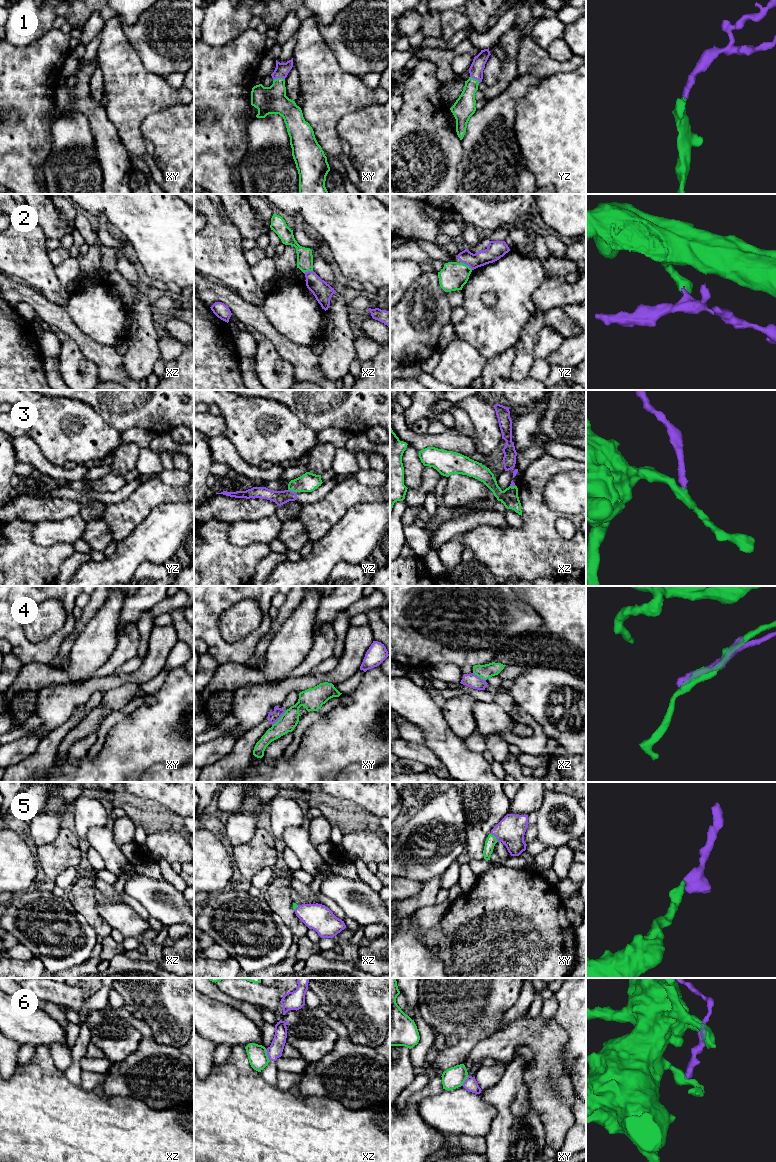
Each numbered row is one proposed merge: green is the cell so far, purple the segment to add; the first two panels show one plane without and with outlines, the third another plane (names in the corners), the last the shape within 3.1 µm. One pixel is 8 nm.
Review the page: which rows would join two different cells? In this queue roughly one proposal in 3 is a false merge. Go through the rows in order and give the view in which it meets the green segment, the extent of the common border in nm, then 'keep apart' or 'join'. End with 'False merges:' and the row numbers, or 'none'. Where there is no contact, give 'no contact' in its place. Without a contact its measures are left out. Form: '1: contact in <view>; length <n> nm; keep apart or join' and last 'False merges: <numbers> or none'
1: contact in xy; length 90 nm; join
2: contact in yz; length 120 nm; keep apart
3: contact in yz; length 80 nm; keep apart
4: contact in xy; length 170 nm; keep apart
5: contact in xy; length 100 nm; join
6: contact in xz; length 100 nm; keep apart
False merges: 2, 3, 4, 6

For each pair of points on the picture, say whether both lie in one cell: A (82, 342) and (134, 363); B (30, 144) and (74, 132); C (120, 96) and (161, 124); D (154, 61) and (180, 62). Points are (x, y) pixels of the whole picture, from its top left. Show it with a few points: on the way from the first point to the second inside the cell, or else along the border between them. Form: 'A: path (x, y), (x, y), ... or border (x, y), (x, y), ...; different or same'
A: border (122, 356), (123, 369), (132, 379); different
B: border (56, 119), (52, 124), (51, 152), (45, 161); different
C: border (171, 106), (150, 113), (142, 121), (143, 138); different
D: path (160, 61), (174, 61); same

